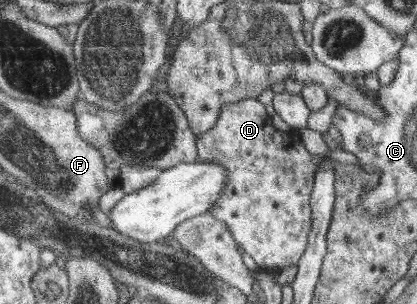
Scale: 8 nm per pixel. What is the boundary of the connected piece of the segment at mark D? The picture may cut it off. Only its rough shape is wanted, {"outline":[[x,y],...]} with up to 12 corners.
{"outline":[[256,99],[224,104],[199,160],[210,210],[260,269],[299,265],[314,162]]}

